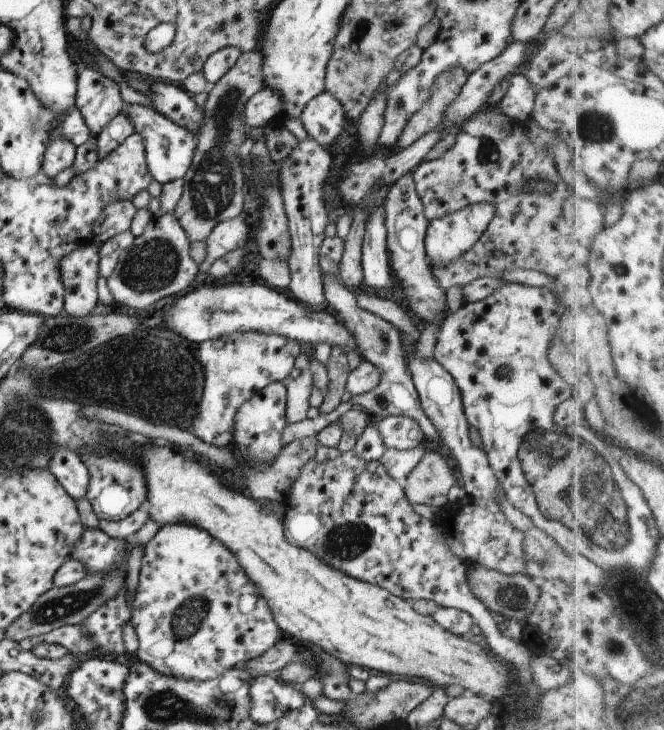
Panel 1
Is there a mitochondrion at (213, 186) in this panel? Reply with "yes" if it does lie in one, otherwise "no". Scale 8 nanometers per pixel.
yes

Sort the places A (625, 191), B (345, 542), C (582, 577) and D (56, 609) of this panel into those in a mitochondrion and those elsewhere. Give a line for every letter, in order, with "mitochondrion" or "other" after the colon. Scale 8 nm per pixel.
A: other
B: mitochondrion
C: other
D: mitochondrion

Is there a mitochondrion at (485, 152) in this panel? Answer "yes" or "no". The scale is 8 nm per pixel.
yes

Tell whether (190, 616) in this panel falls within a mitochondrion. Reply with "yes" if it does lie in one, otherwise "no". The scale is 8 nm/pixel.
yes

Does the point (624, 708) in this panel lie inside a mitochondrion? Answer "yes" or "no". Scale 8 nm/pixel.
yes

